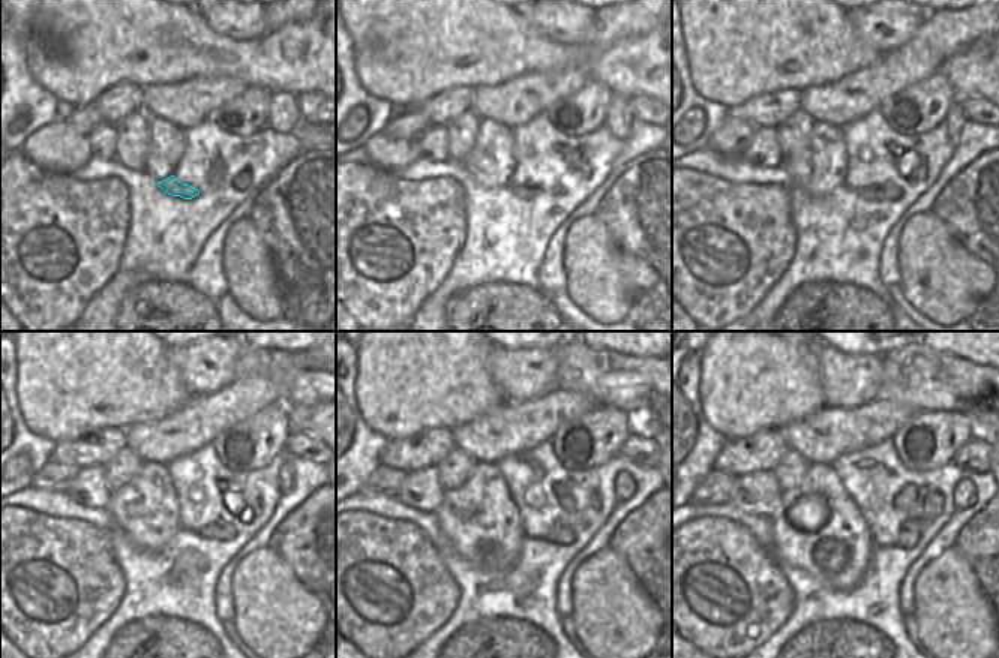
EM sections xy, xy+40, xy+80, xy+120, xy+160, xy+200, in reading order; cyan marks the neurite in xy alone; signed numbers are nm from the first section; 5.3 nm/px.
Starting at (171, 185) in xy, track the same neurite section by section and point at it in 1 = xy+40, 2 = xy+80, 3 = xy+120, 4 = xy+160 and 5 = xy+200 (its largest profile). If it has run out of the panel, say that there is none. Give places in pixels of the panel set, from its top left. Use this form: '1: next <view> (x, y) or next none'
1: next xy+40 (522, 192)
2: next xy+80 (879, 191)
3: next xy+120 (219, 531)
4: next xy+160 (563, 534)
5: next xy+200 (908, 537)

